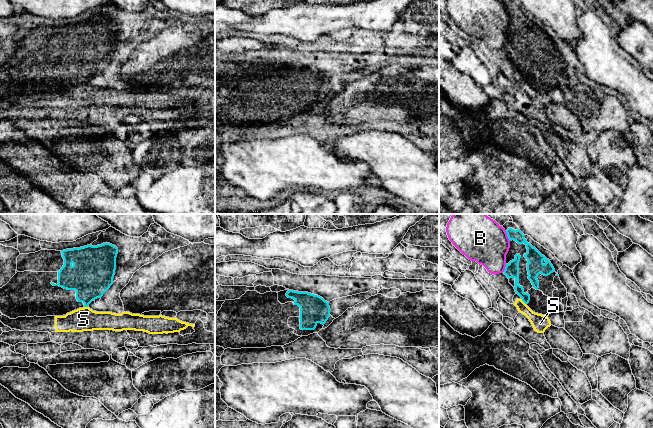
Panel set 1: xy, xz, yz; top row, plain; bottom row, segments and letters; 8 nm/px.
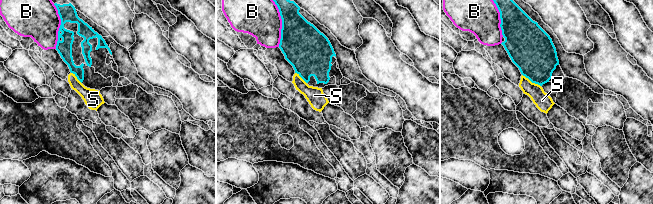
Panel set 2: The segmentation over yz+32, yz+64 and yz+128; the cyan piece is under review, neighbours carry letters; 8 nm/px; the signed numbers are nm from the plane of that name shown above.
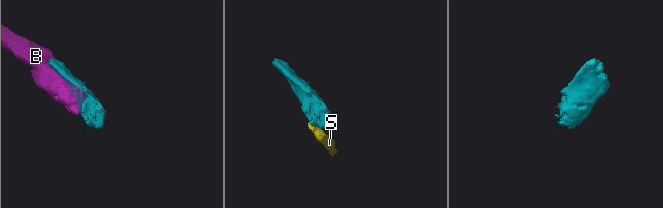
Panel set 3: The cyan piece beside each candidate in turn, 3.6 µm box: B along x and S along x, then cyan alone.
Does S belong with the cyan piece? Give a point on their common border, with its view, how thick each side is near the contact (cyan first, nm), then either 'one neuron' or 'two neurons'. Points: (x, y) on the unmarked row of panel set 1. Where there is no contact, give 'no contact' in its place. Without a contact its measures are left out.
yz (523, 77) | 100/140 nm | two neurons

